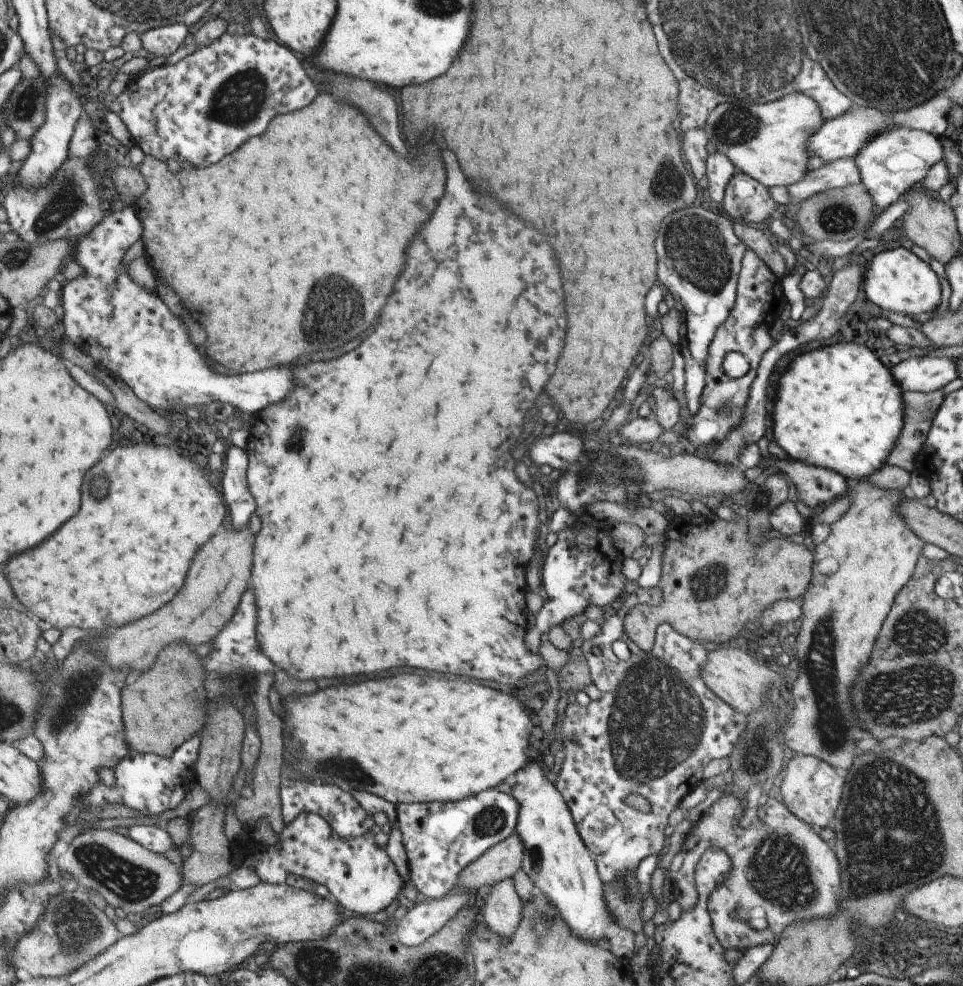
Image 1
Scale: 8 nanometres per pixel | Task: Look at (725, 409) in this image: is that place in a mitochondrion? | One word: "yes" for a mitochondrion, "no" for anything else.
yes

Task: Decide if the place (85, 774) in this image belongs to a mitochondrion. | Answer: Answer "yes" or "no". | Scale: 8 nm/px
no

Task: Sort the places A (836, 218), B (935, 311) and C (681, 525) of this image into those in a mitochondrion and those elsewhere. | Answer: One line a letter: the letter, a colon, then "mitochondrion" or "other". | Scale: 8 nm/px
A: mitochondrion
B: other
C: other

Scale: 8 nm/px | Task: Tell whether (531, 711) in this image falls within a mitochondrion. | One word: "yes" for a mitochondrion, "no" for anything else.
no

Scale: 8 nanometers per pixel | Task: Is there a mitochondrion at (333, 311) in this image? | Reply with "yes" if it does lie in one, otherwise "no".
yes

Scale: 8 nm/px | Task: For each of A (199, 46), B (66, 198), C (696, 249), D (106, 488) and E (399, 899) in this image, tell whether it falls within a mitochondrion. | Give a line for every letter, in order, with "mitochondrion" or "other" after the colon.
A: other
B: mitochondrion
C: mitochondrion
D: mitochondrion
E: other

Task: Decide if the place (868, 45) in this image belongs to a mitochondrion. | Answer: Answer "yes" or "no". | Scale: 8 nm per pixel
yes

